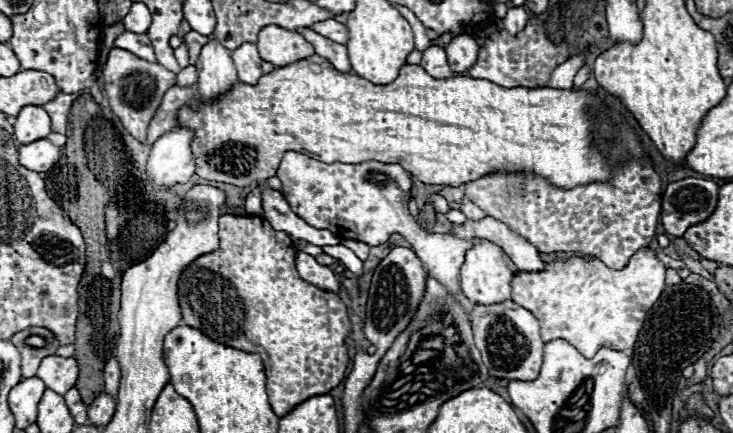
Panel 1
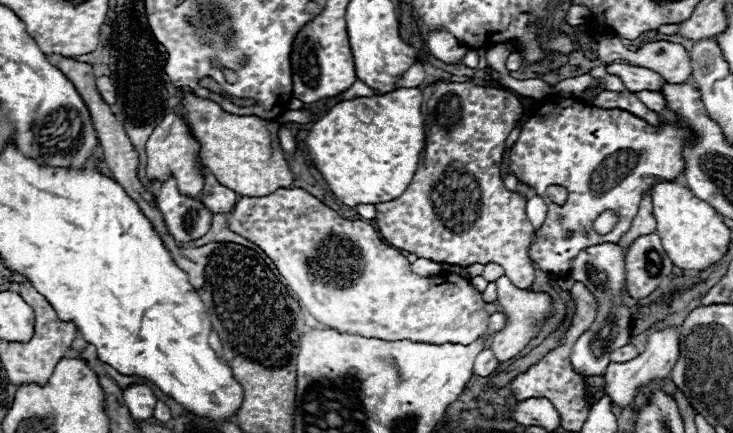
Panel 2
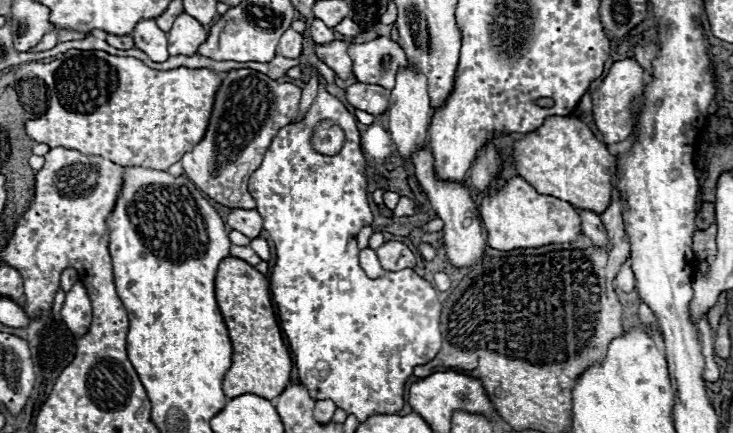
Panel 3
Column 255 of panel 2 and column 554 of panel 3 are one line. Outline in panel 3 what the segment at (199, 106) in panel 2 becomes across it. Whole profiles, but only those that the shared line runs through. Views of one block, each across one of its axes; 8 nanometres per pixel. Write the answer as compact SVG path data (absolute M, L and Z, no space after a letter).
M548 116L542 126L516 140L512 144L512 166L518 176L530 182L540 194L566 200L574 208L602 214L610 204L616 156L612 156L606 144L596 140L590 128L576 116Z

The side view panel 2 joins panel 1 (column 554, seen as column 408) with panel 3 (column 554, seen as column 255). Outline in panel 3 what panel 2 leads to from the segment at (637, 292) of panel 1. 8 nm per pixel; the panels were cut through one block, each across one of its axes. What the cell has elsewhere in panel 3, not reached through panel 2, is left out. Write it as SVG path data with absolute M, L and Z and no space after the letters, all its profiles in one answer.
M520 176L510 178L500 190L482 196L480 216L488 232L488 244L496 250L516 250L516 248L538 248L556 242L574 242L580 234L578 214L572 204L538 194Z

